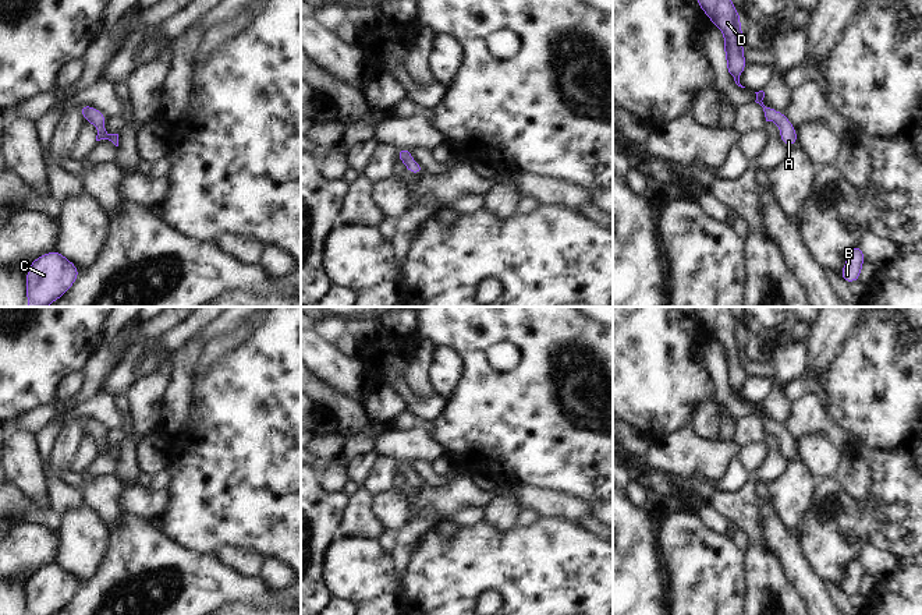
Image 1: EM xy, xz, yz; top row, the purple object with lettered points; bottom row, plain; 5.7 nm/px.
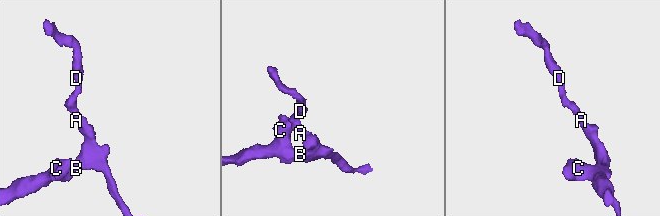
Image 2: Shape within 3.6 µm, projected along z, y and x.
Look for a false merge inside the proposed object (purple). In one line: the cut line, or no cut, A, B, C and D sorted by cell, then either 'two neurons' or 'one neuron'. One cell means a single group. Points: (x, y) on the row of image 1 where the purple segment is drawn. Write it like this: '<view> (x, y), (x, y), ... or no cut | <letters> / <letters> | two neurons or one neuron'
no cut | A B C D | one neuron

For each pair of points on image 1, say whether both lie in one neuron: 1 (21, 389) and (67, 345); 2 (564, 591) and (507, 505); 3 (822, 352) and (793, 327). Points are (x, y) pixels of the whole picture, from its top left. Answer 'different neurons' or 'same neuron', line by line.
1: same neuron
2: different neurons
3: different neurons

